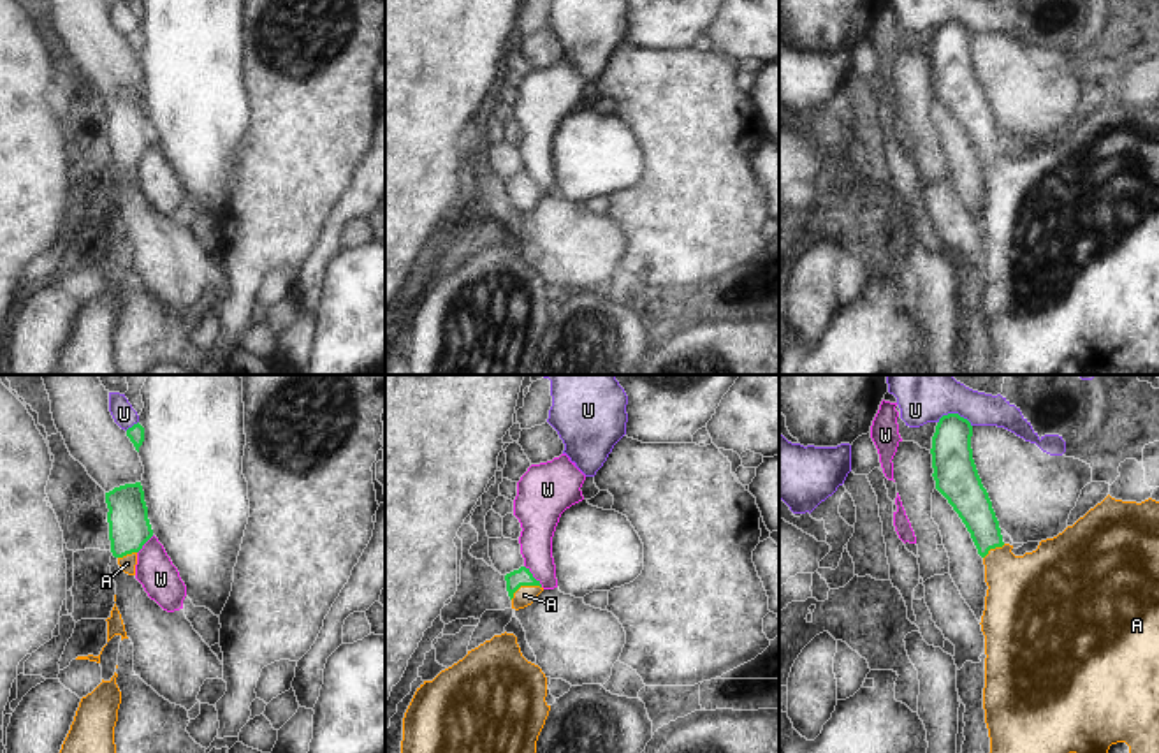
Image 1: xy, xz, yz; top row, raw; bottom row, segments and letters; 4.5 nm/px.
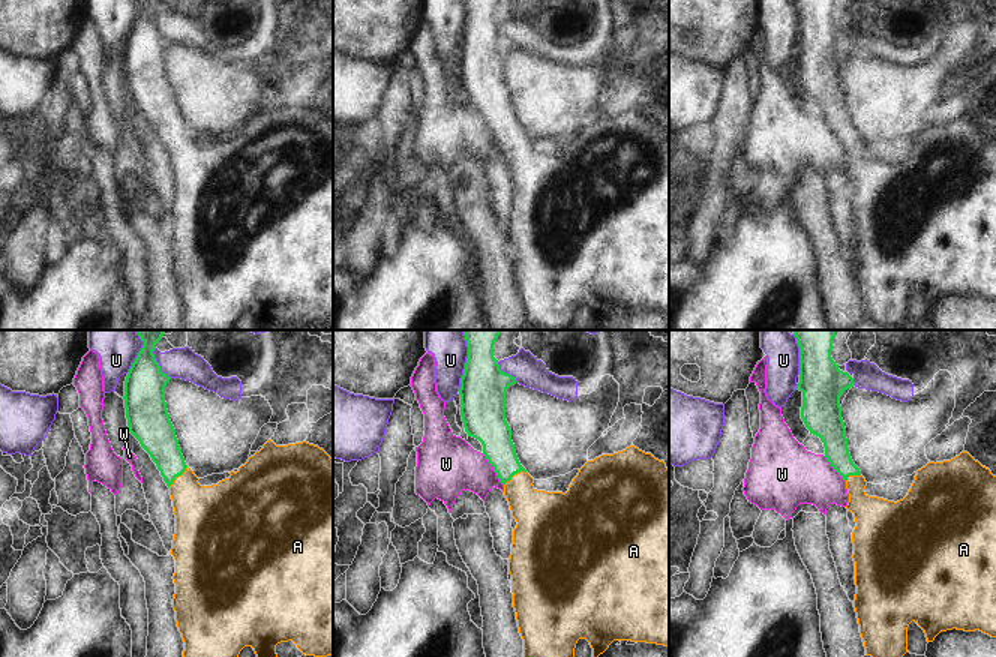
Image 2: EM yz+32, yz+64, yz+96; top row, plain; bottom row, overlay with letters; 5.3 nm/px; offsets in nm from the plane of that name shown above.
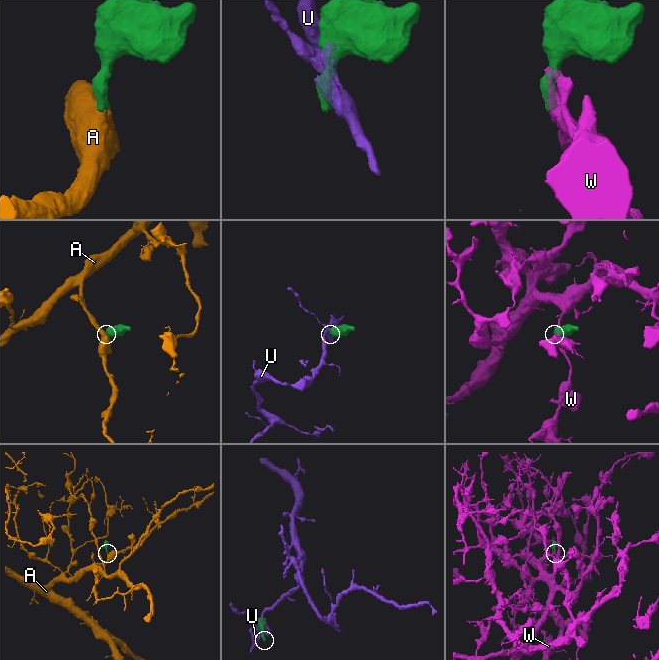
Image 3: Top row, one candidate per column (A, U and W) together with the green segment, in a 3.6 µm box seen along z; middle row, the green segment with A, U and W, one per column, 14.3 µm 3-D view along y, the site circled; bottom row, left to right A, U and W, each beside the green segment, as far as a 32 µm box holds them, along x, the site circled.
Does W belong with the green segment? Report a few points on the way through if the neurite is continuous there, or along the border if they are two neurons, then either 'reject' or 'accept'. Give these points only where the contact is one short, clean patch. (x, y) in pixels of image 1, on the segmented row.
border xz (524, 565), (542, 586); reject

